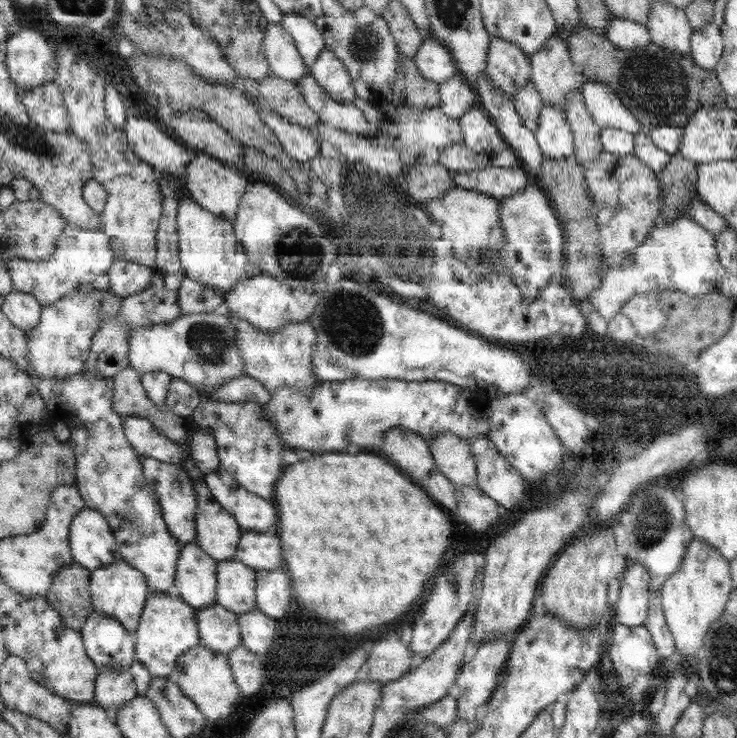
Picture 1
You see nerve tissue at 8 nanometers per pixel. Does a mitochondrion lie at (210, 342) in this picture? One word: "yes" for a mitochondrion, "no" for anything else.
yes

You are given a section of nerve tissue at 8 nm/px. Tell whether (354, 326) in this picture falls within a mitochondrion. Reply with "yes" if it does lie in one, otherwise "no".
yes

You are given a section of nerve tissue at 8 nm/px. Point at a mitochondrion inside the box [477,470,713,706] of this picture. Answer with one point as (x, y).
(654, 522)

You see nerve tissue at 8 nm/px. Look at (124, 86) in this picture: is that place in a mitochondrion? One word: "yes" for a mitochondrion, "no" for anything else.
no

